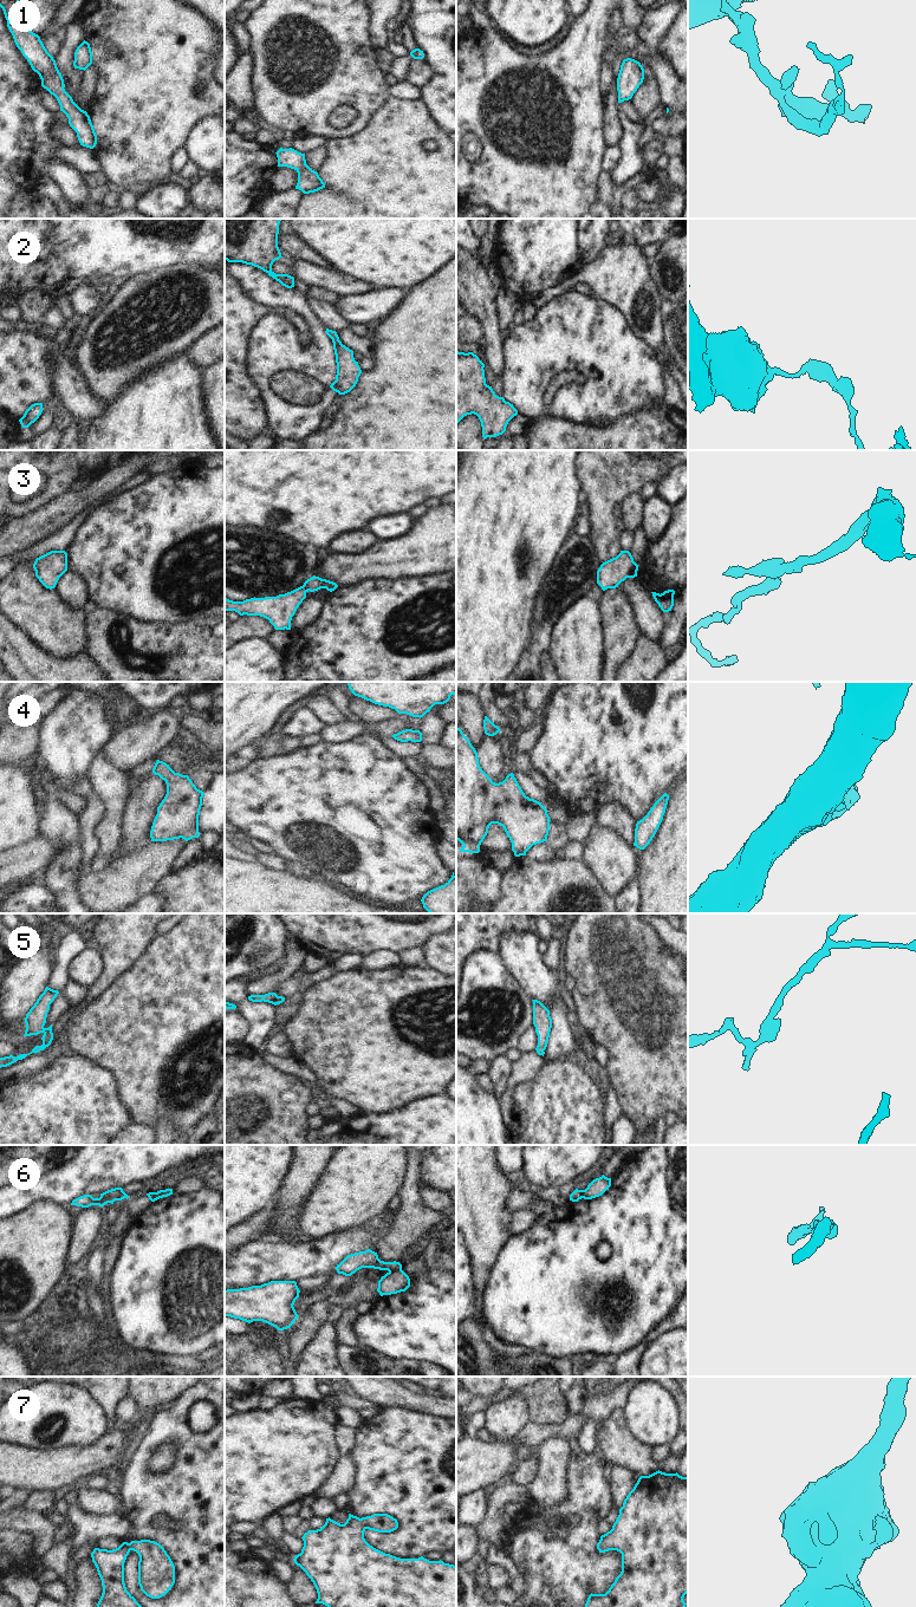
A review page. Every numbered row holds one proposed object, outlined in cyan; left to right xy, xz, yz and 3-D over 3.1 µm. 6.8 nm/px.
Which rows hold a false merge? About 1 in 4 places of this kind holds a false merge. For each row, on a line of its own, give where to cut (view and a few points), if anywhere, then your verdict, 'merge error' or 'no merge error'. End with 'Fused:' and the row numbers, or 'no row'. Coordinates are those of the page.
1: cut none; no merge error
2: cut none; no merge error
3: cut none; no merge error
4: cut none; no merge error
5: cut none; no merge error
6: cut xz (401, 1268), (389, 1272); merge error
7: cut none; no merge error
Fused: 6

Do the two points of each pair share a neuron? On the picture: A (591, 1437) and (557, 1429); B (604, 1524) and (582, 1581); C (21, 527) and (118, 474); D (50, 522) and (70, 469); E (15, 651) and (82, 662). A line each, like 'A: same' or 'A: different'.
A: different
B: different
C: same
D: different
E: same

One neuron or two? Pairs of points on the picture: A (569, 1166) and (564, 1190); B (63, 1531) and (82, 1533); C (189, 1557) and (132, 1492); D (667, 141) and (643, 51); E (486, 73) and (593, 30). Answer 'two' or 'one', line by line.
A: two
B: two
C: one
D: two
E: one

